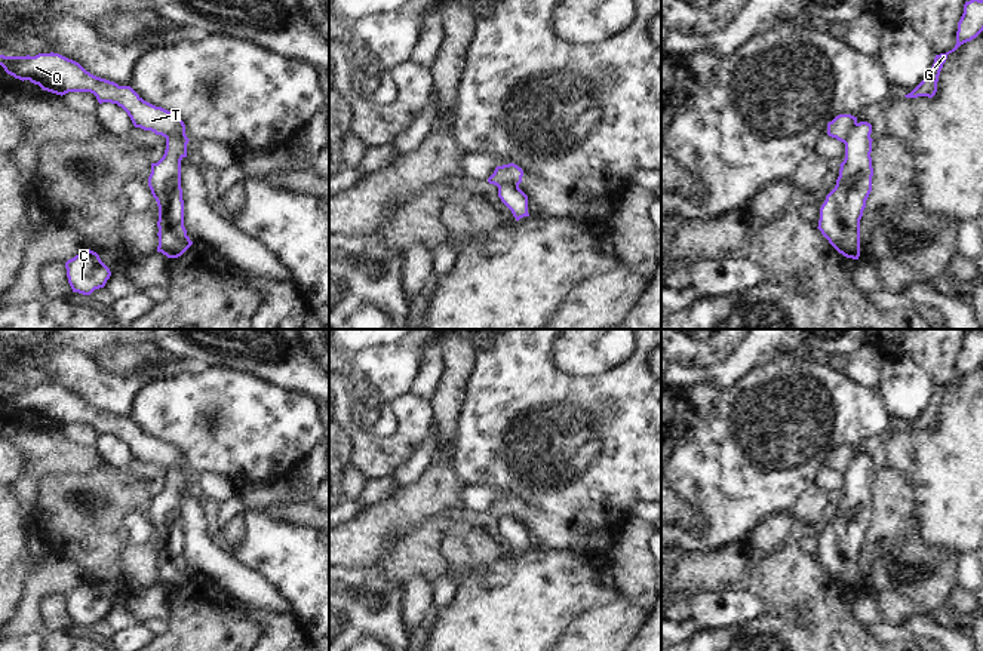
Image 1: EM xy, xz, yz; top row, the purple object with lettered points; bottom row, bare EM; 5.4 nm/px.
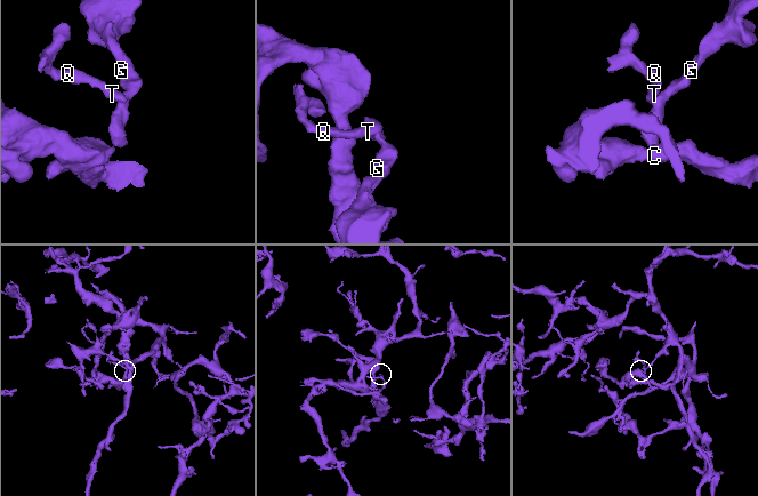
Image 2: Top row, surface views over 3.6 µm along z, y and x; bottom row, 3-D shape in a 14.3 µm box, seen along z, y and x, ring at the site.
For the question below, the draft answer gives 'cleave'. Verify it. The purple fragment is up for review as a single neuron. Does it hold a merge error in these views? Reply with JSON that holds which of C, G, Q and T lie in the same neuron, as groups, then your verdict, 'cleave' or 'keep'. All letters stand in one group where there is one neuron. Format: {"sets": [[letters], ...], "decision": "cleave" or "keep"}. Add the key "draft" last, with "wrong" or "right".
{"sets": [["C", "G"], ["Q", "T"]], "decision": "cleave", "draft": "right"}

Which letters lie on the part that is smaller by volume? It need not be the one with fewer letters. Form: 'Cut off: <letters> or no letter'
Cut off: Q, T

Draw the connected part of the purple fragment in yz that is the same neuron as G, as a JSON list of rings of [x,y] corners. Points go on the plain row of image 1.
[[[973,331],[965,334],[964,346],[958,354],[956,377],[946,386],[936,387],[934,396],[927,409],[906,430],[928,429],[937,424],[937,414],[947,387],[955,384],[961,377],[971,374],[983,363],[983,332]]]

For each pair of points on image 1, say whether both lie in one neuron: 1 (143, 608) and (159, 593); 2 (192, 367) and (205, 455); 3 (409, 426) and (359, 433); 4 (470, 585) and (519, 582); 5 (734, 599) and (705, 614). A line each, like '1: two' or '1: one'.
1: one
2: two
3: one
4: one
5: one

